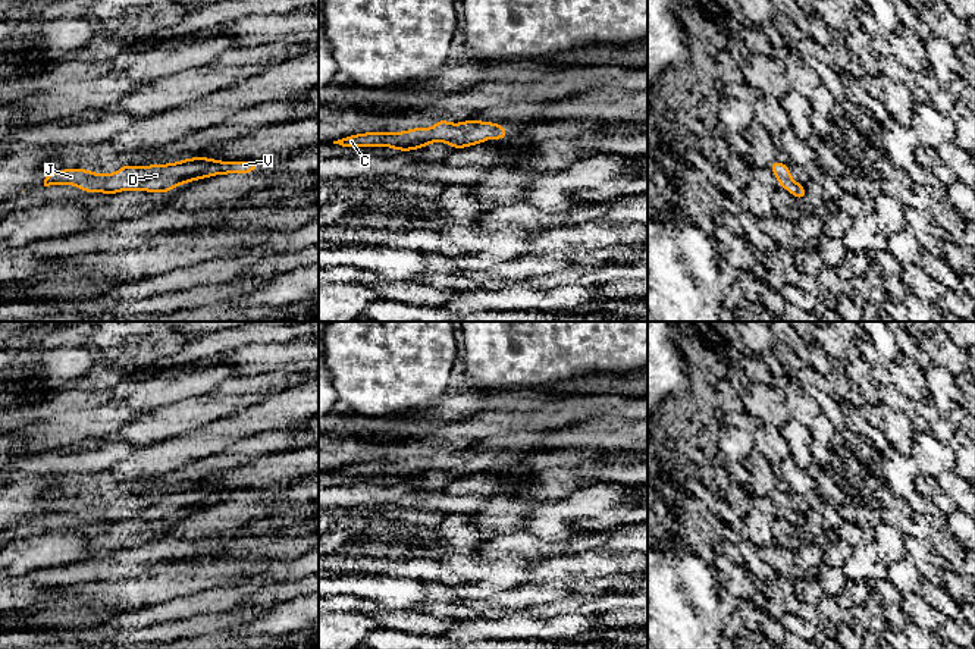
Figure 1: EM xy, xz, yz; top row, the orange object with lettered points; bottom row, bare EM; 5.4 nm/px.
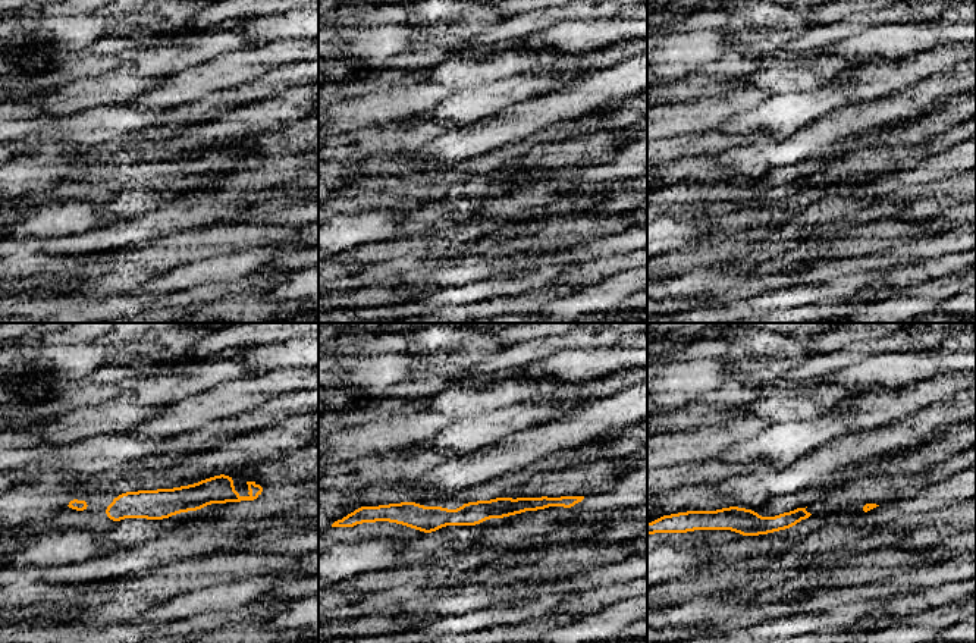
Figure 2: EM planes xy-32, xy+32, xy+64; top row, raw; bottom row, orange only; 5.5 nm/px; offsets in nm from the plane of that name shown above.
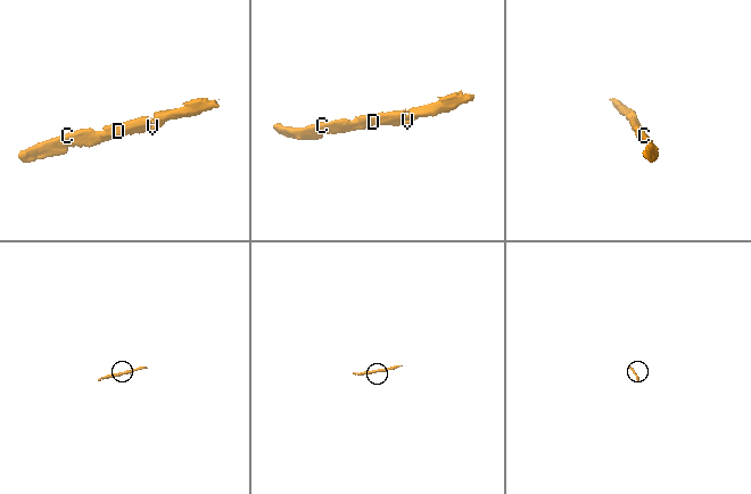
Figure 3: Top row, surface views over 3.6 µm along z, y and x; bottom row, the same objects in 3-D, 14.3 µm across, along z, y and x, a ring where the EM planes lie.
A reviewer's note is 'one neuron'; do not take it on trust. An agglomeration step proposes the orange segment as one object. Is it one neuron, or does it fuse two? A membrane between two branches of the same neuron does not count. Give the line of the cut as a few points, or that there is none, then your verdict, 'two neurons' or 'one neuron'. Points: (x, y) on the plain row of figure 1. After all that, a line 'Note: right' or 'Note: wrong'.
cut none; one neuron
Note: right

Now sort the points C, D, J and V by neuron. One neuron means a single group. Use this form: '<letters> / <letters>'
C D J V

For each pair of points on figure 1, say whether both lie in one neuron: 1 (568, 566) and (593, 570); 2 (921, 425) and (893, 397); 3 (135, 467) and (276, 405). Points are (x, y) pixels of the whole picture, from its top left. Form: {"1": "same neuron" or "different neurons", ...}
{"1": "same neuron", "2": "same neuron", "3": "same neuron"}

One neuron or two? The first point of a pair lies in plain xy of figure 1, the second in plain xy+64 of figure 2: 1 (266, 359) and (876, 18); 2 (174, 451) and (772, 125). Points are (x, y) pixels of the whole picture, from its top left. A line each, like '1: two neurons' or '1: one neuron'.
1: two neurons
2: two neurons

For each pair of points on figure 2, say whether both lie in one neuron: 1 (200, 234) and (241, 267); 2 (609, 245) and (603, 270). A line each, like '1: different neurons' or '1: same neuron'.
1: different neurons
2: different neurons

